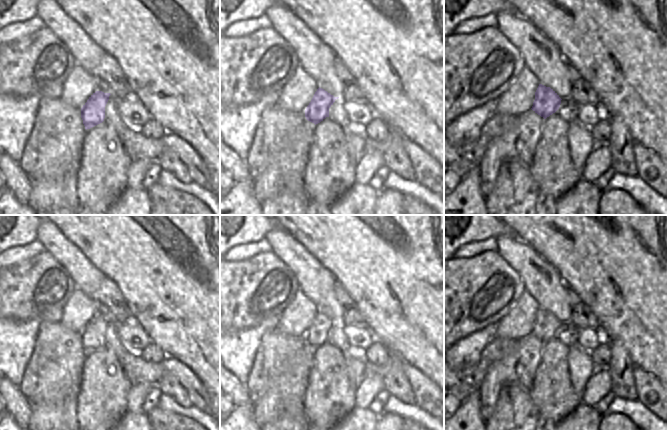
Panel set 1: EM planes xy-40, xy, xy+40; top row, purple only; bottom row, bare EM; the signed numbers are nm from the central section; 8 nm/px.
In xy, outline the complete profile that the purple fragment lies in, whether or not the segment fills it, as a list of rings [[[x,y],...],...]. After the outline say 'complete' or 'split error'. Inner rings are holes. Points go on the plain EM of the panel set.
[[[319,311],[305,334],[306,343],[315,349],[320,347],[329,341],[329,332],[338,322]]]; complete

